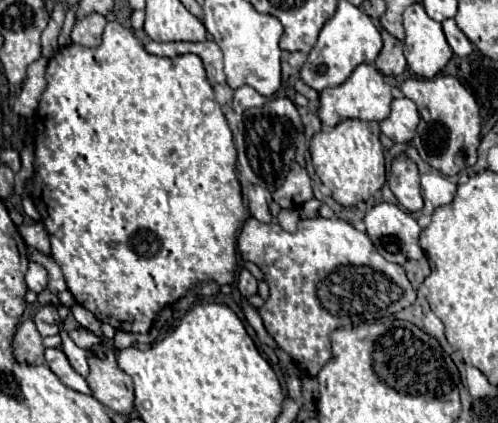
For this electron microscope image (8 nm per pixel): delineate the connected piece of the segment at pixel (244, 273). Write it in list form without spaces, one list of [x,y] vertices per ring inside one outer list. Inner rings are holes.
[[[242,268],[242,270],[240,270],[240,276],[238,276],[238,290],[240,290],[240,294],[242,294],[244,298],[256,294],[256,284],[258,284],[258,280],[250,274],[250,270]]]

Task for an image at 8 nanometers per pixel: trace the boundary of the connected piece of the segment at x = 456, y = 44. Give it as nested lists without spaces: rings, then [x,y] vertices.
[[[448,18],[442,22],[442,28],[444,28],[444,34],[448,38],[448,44],[450,48],[454,50],[454,54],[458,56],[468,56],[470,50],[472,50],[472,42],[466,38],[466,34],[456,26],[454,18]]]

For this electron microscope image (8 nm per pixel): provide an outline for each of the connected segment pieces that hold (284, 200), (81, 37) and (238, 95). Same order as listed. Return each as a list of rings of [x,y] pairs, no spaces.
[[[298,164],[292,166],[292,170],[286,176],[286,182],[280,190],[274,192],[274,200],[280,204],[280,208],[298,210],[304,202],[312,198],[312,184],[306,170]]]
[[[90,14],[84,20],[78,20],[72,30],[72,42],[78,46],[94,48],[102,44],[102,30],[106,26],[106,18],[102,14]]]
[[[242,86],[234,92],[234,100],[232,100],[232,108],[234,112],[242,114],[244,110],[248,108],[254,108],[254,106],[262,106],[266,102],[266,98],[262,94],[258,94],[254,88],[250,86]]]

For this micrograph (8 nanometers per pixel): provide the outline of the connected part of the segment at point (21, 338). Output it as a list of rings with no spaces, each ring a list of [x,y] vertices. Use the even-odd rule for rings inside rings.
[[[26,320],[18,326],[14,340],[12,340],[12,354],[14,354],[14,360],[20,364],[24,364],[24,362],[30,366],[44,364],[42,336],[38,334],[32,320]]]

